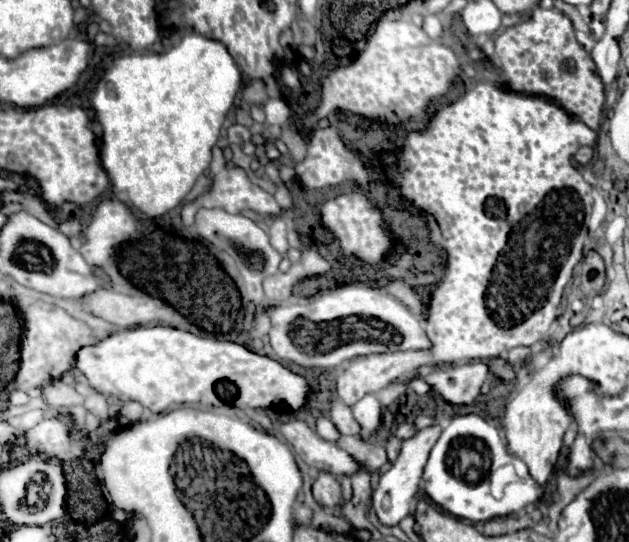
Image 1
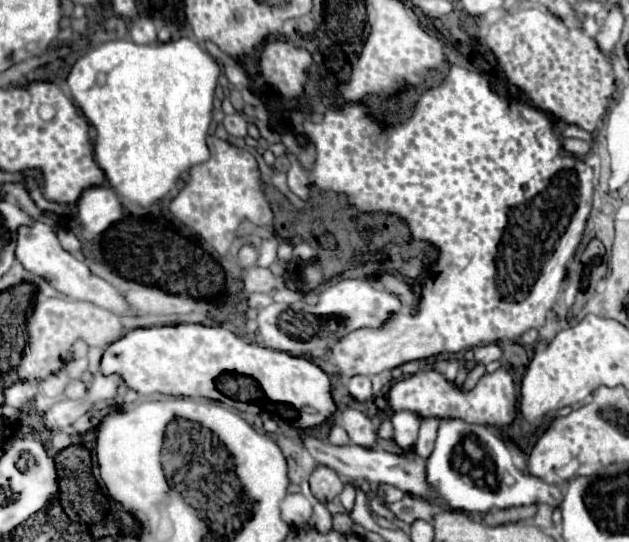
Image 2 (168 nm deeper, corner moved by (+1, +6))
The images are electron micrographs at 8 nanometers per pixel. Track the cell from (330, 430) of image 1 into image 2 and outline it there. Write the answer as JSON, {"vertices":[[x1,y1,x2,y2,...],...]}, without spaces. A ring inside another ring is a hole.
{"vertices":[[333,424,331,430,329,430,329,442,337,444,337,446,343,446,343,444,349,442,349,436,347,436,347,432,339,424]]}

